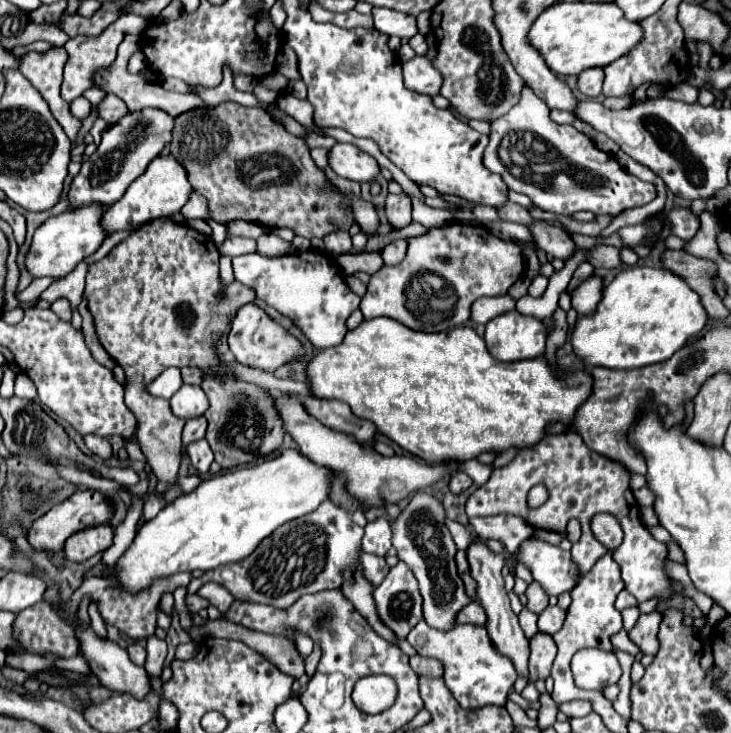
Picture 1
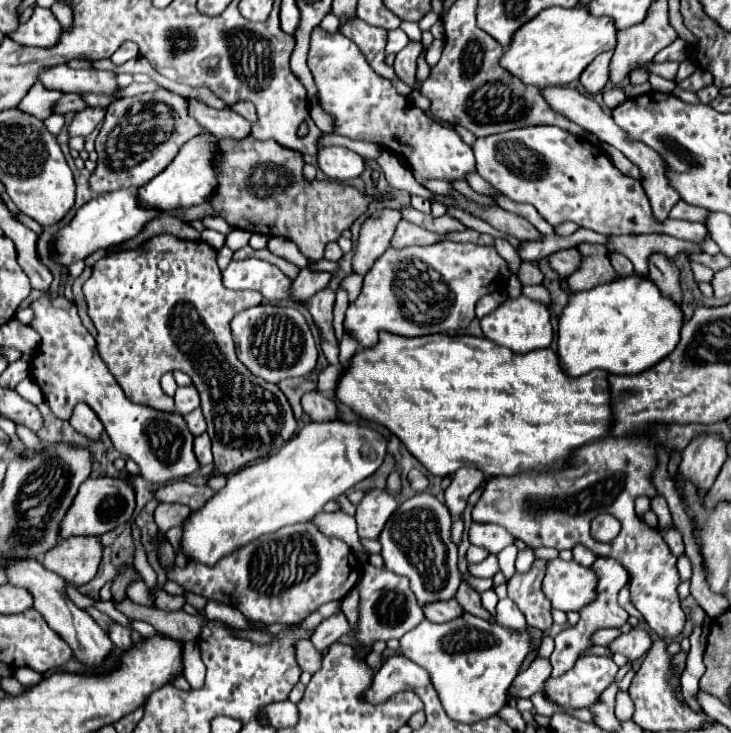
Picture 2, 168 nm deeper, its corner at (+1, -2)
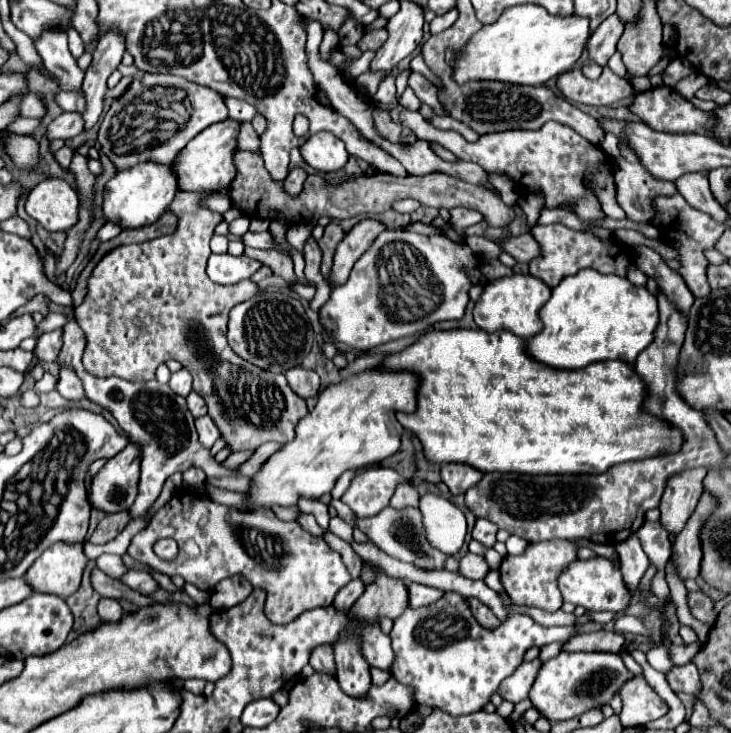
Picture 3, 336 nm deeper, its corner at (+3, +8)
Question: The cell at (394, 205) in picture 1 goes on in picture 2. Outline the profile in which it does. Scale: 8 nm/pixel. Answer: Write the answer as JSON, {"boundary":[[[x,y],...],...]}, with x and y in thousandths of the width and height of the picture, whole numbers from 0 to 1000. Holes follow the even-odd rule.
{"boundary":[[[523,284],[514,286],[492,314],[492,325],[487,333],[487,347],[482,355],[482,368],[487,374],[501,374],[512,357],[531,341],[534,327],[542,317],[544,303],[550,300],[544,286],[536,284]]]}

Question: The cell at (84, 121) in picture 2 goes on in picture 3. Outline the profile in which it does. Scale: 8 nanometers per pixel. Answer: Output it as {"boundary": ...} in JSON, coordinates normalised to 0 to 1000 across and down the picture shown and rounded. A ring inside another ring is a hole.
{"boundary":[[[88,153],[77,164],[71,164],[63,175],[66,191],[96,191],[112,180],[115,169],[109,169],[109,153]]]}

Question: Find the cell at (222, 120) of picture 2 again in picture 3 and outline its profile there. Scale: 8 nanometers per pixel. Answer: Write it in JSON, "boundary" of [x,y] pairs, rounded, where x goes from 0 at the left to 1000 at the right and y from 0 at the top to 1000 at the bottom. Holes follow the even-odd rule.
{"boundary":[[[331,166],[331,177],[328,177],[328,186],[326,186],[326,202],[337,205],[337,207],[358,210],[358,205],[356,205],[356,188],[347,180],[347,175],[345,175],[342,166]]]}

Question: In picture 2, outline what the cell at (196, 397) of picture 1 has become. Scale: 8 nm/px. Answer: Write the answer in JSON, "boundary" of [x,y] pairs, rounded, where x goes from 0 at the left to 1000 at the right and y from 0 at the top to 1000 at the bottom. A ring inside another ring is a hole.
{"boundary":[[[254,527],[254,529],[244,529],[238,538],[238,548],[241,548],[241,562],[244,565],[257,565],[268,557],[274,557],[274,540],[271,532],[265,532],[265,527]]]}

